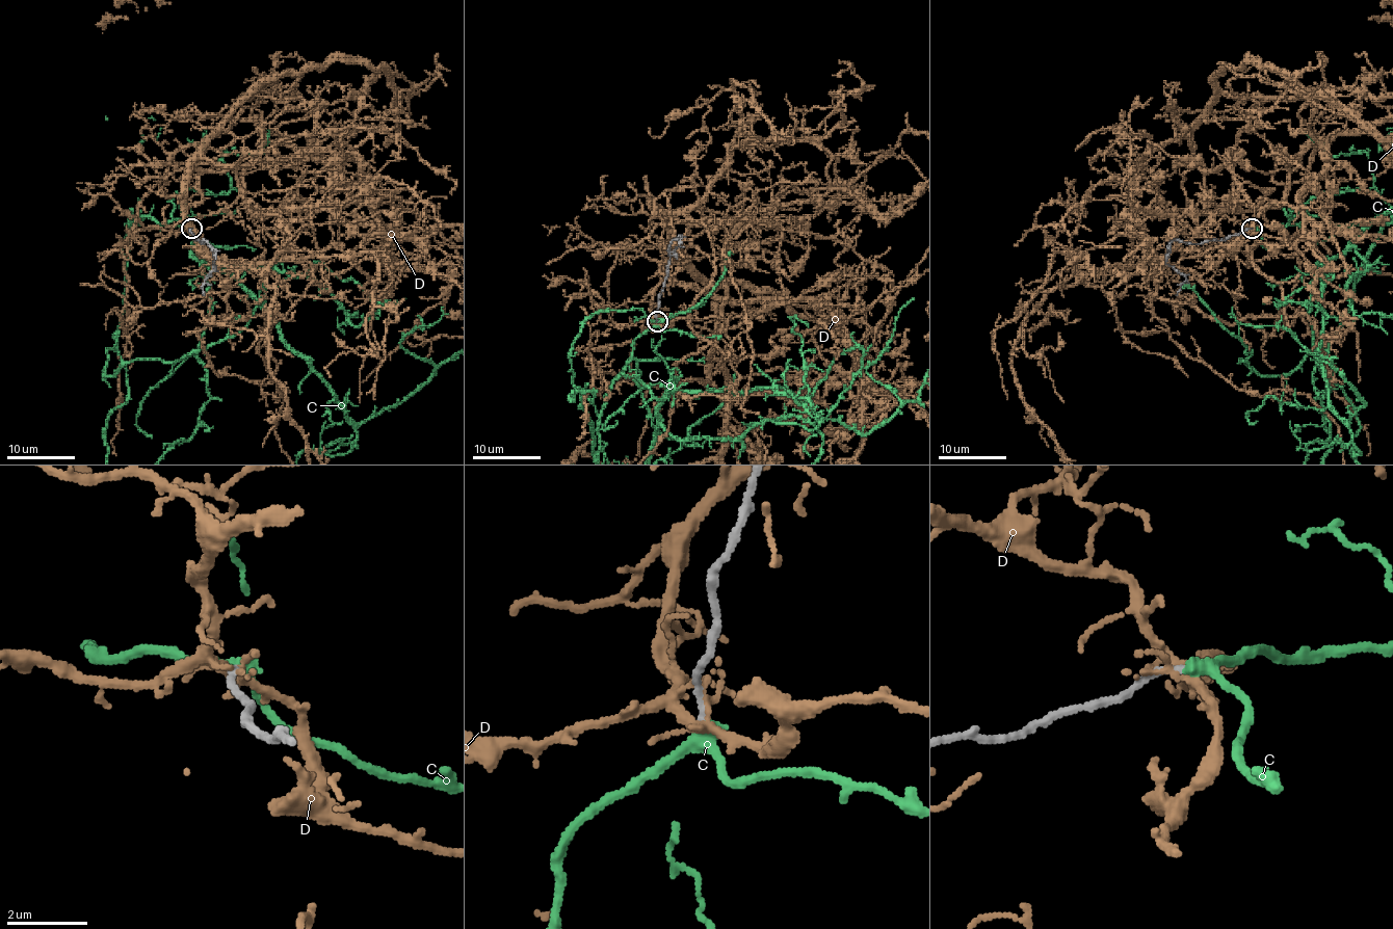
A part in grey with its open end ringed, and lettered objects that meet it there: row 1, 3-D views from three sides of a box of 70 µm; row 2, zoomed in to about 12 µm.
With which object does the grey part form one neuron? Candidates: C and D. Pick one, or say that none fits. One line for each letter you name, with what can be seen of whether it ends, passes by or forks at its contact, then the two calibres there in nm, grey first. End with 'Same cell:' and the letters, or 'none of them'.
C: it passes by | 170/320 nm
Same cell: C

